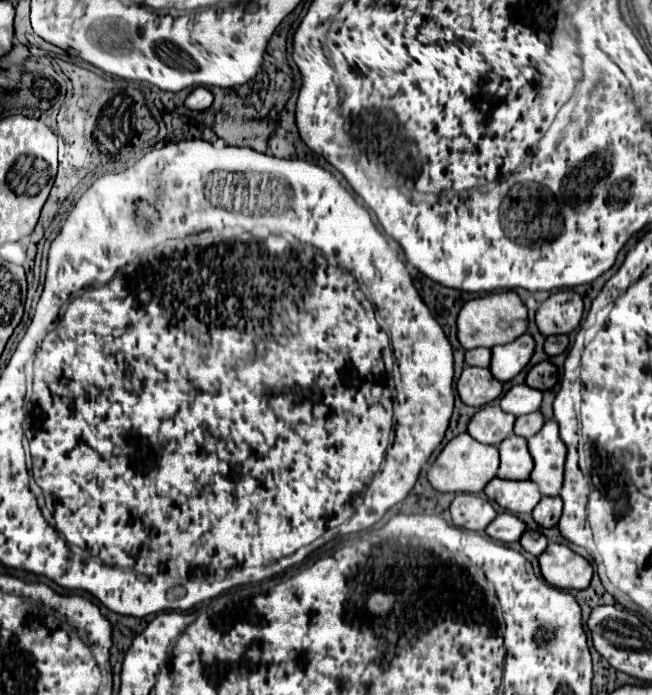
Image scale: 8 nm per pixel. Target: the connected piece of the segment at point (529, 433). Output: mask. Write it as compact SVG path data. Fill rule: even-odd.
M532 412L532 414L526 414L526 416L520 416L516 418L516 424L514 424L514 434L516 436L522 436L522 438L532 438L544 424L544 418L540 412Z

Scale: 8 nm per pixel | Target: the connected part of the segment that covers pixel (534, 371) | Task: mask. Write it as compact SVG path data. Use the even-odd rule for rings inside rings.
M540 362L536 366L530 368L530 372L526 374L526 384L536 388L536 390L550 390L556 384L556 366L550 362Z

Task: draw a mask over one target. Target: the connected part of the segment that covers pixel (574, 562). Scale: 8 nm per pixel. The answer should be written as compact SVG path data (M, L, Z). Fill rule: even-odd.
M548 544L538 556L544 580L564 590L584 590L592 580L592 566L586 558L578 556L564 544Z

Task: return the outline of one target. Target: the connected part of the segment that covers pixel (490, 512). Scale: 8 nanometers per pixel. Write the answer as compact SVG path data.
M456 494L456 498L450 504L450 514L456 526L474 530L474 532L482 532L488 526L488 522L494 520L496 510L482 496Z

